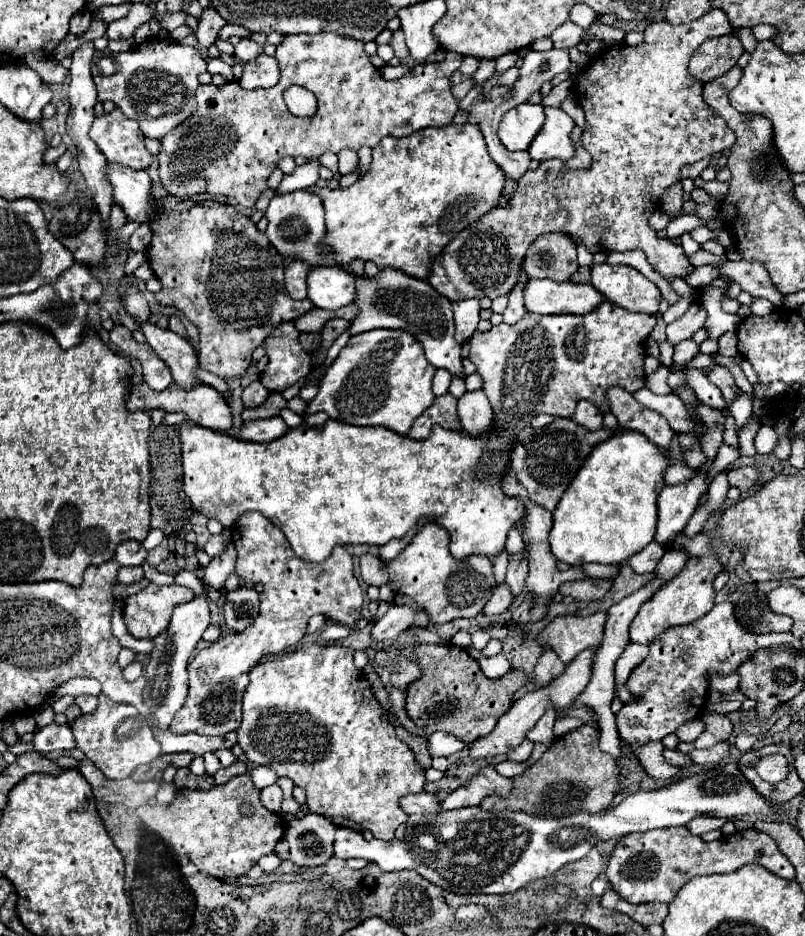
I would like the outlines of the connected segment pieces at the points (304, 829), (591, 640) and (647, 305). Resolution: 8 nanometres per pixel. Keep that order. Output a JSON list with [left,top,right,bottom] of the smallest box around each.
[[284,813,336,867],[540,613,606,665],[592,265,662,313]]

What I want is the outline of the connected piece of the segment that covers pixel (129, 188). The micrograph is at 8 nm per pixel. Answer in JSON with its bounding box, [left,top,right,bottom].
[108,163,160,225]

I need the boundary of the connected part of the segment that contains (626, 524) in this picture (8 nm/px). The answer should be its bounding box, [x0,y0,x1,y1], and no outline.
[548,431,668,565]

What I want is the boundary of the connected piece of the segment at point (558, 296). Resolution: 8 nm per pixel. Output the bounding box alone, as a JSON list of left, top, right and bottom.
[524,279,604,315]

